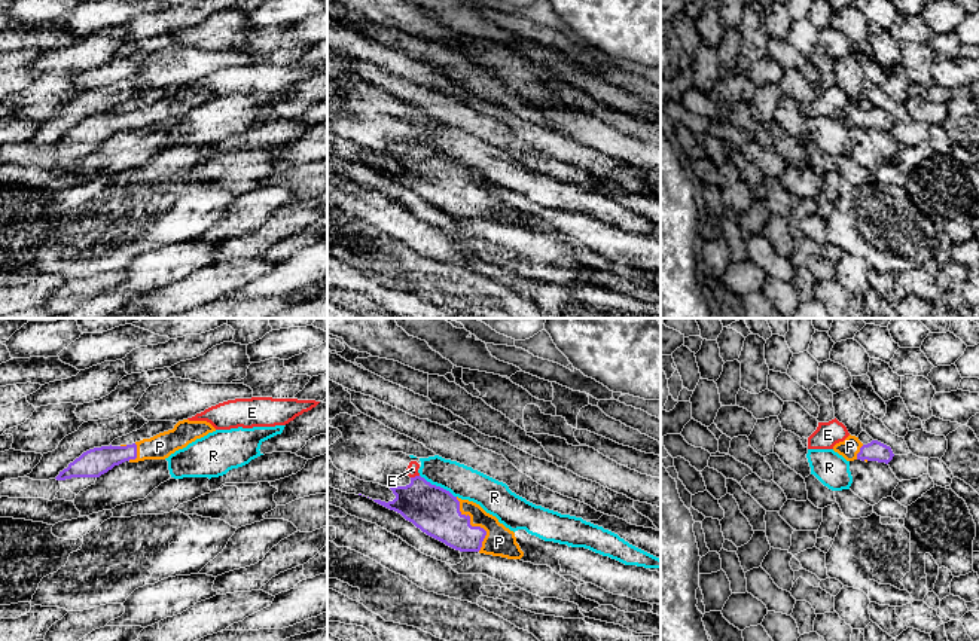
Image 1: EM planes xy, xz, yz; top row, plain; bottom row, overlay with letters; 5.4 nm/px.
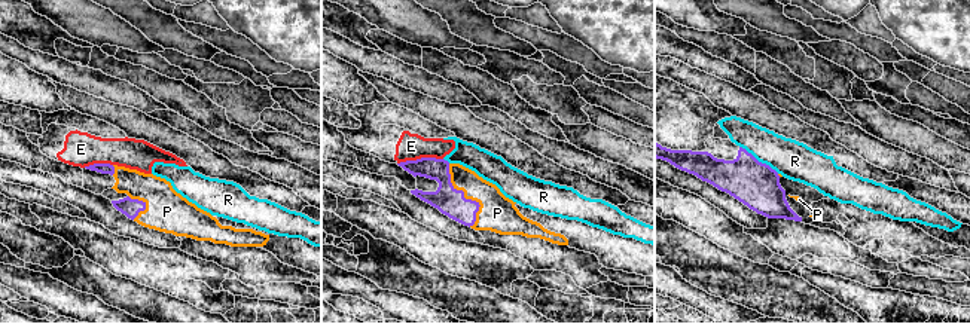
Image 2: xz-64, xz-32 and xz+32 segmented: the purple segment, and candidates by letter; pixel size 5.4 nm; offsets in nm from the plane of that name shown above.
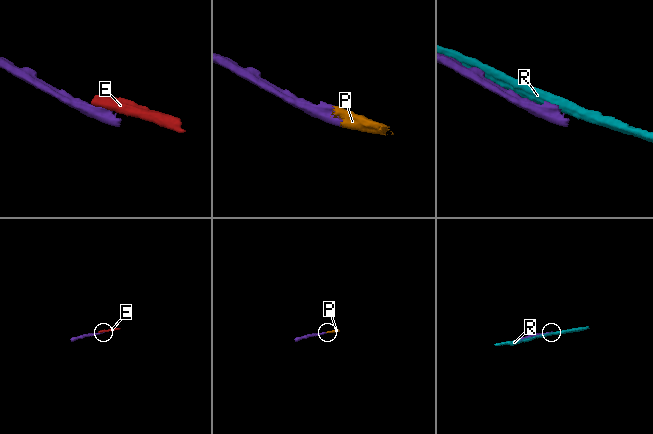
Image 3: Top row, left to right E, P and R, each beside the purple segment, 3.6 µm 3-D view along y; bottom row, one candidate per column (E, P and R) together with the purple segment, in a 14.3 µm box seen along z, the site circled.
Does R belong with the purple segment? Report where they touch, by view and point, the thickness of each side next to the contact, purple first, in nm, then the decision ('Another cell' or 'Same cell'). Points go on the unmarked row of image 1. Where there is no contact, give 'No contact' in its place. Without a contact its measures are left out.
Touches purple at xz (438, 153). Thickness 260 nm (purple) against 170 nm. Another cell

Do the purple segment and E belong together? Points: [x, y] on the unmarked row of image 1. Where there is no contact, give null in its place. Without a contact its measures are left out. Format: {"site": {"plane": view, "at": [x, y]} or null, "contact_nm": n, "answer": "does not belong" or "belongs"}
{"site": {"plane": "xz", "at": [415, 143]}, "contact_nm": 50, "answer": "does not belong"}

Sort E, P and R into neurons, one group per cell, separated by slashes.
E / P / R

